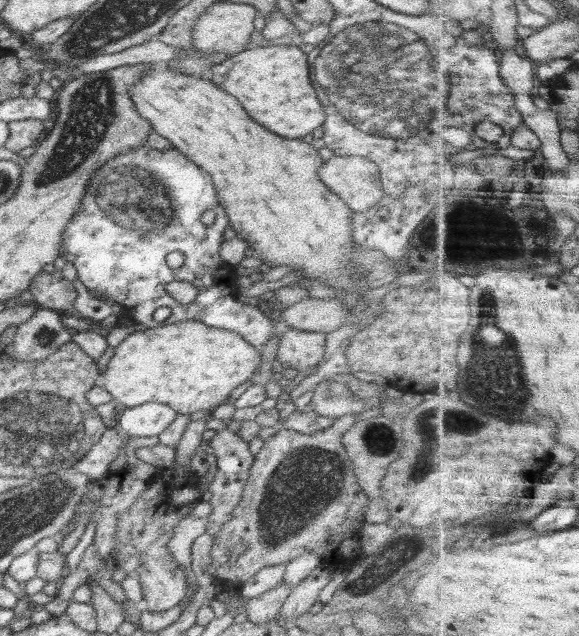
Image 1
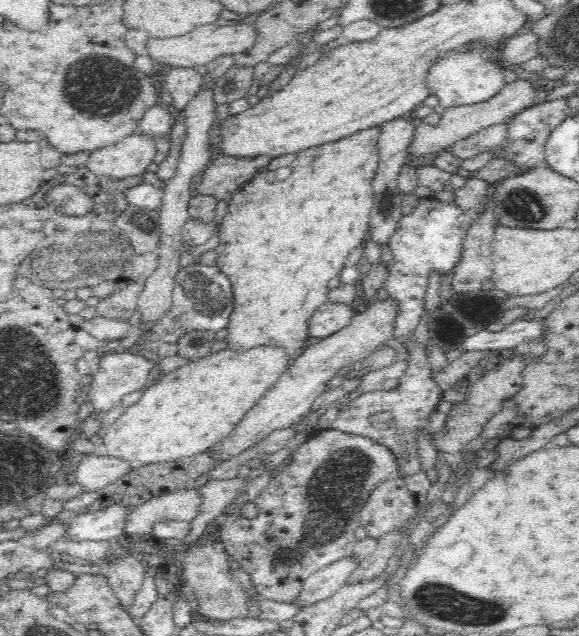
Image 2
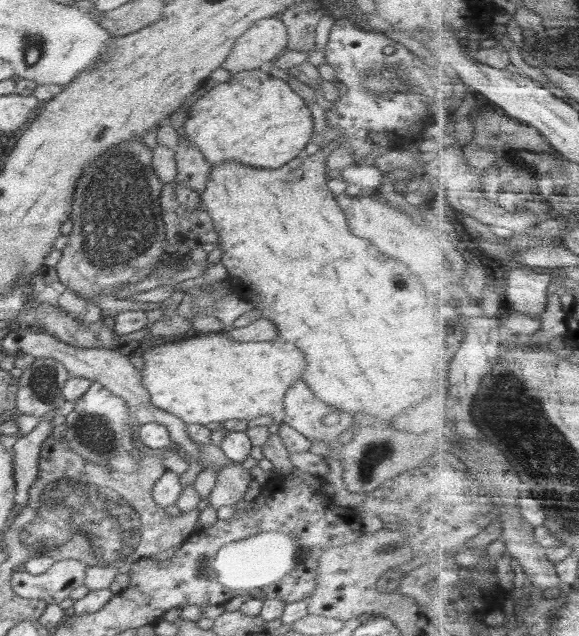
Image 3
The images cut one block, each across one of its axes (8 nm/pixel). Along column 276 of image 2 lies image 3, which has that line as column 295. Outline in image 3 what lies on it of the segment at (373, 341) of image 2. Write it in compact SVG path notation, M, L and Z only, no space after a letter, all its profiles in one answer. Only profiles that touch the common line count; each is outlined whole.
M302 380L294 382L284 395L284 418L283 423L288 424L303 434L308 440L312 442L323 441L326 444L338 445L338 438L344 430L354 428L354 418L350 418L350 413L336 409L335 406L327 405L322 402L314 391L306 386Z

